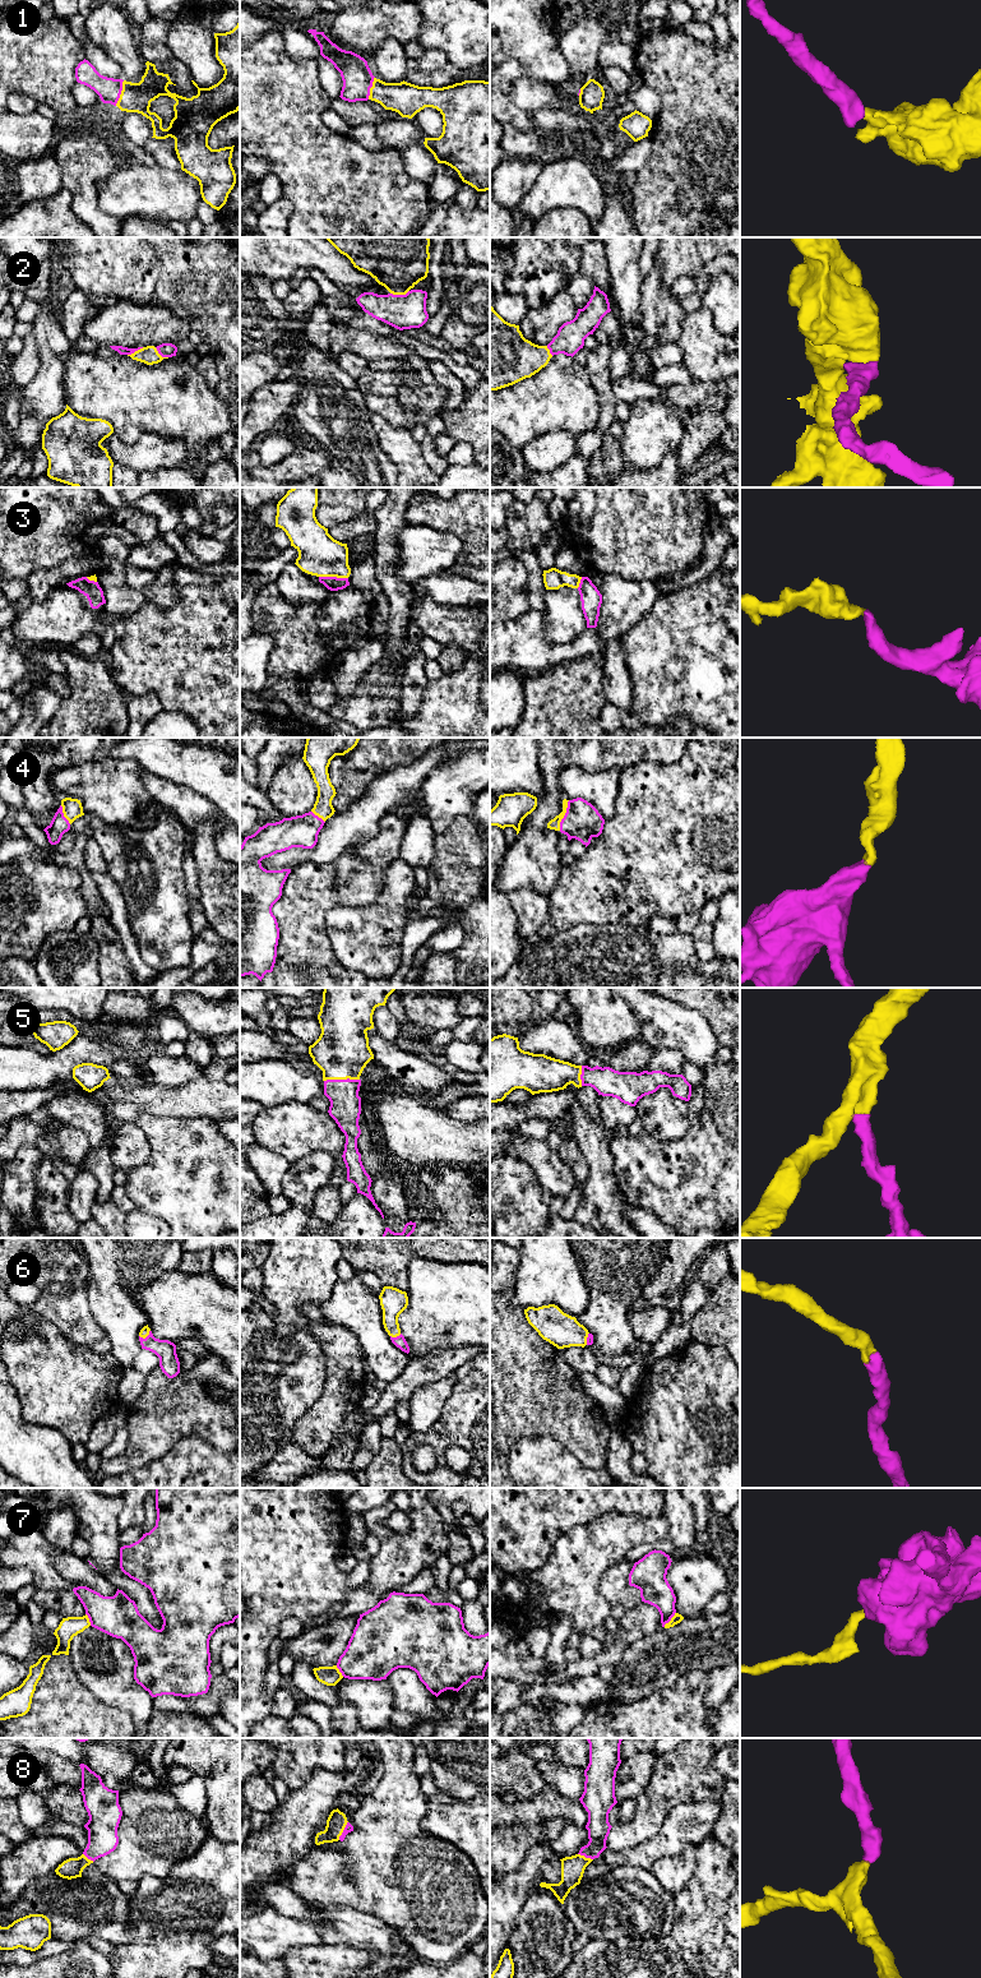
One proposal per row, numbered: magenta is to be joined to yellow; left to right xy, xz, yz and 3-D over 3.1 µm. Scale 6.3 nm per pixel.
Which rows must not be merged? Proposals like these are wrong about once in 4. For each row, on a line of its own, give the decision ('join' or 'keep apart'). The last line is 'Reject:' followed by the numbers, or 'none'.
1: join
2: join
3: join
4: join
5: join
6: join
7: keep apart
8: join
Reject: 7

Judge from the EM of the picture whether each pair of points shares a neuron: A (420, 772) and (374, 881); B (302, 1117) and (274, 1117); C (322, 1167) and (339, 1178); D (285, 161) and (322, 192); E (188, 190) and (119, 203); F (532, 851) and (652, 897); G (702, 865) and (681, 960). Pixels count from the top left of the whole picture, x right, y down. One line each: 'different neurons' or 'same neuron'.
A: different neurons
B: same neuron
C: different neurons
D: same neuron
E: same neuron
F: different neurons
G: different neurons

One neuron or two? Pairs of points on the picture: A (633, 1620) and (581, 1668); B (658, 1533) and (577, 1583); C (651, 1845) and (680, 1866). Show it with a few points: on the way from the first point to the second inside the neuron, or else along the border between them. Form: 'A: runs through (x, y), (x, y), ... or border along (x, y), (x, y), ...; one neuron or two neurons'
A: runs through (625, 1635), (596, 1662); one neuron
B: runs through (638, 1533), (625, 1533), (596, 1562); one neuron
C: border along (693, 1844), (679, 1854), (661, 1856), (648, 1868); two neurons

